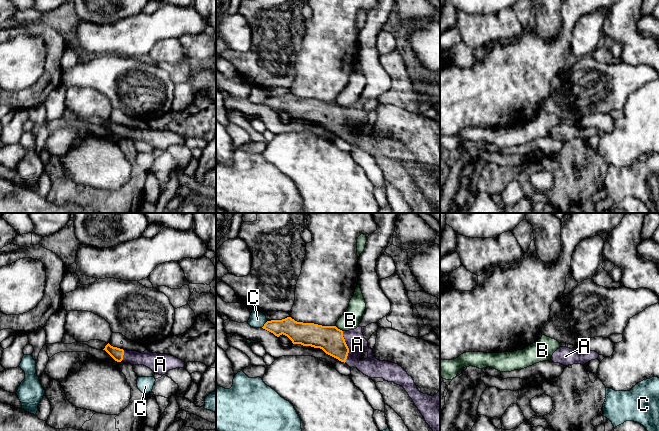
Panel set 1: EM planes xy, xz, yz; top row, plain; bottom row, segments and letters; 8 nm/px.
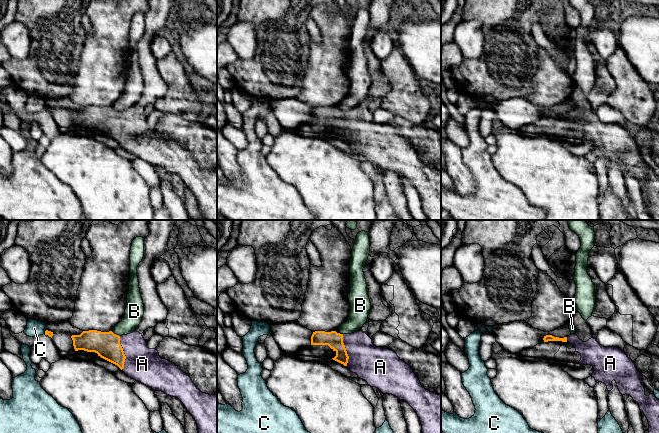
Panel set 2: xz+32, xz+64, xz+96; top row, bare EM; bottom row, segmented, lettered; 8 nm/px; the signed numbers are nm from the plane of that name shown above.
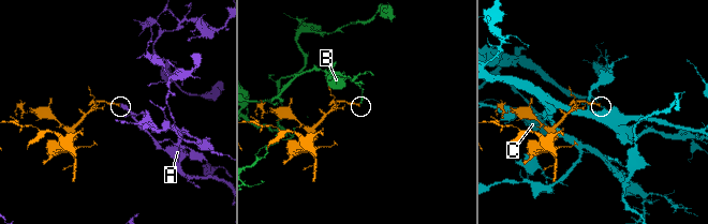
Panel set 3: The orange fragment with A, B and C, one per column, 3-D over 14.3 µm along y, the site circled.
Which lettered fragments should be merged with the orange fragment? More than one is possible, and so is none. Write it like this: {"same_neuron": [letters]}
{"same_neuron": ["A"]}

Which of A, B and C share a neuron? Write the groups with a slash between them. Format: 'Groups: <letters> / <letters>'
Groups: A / B / C

